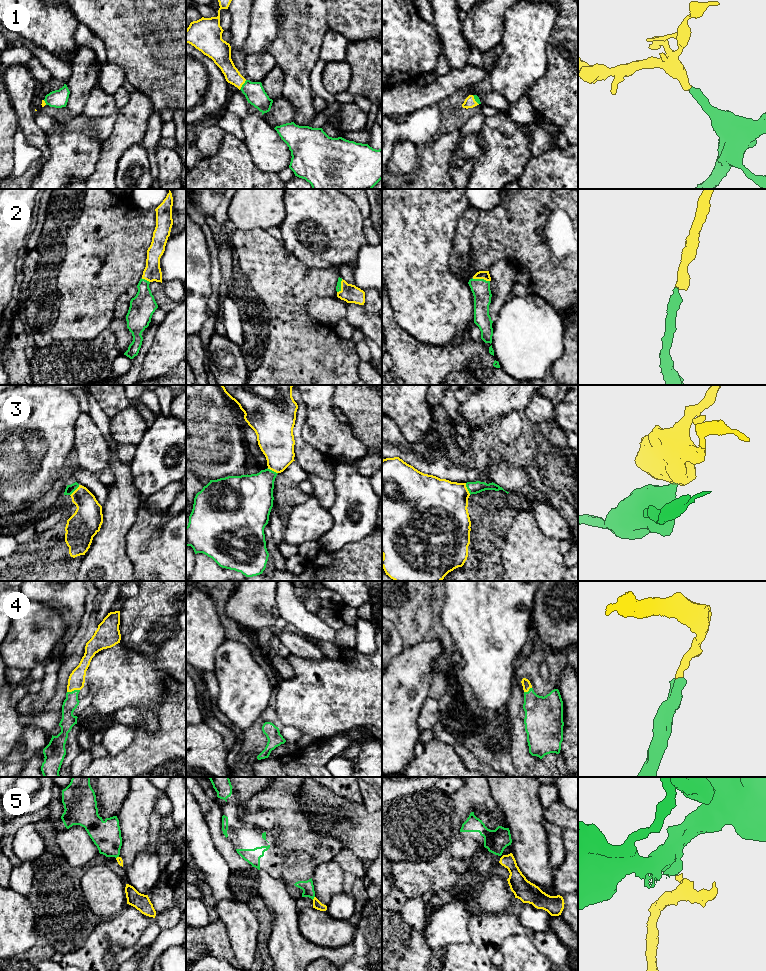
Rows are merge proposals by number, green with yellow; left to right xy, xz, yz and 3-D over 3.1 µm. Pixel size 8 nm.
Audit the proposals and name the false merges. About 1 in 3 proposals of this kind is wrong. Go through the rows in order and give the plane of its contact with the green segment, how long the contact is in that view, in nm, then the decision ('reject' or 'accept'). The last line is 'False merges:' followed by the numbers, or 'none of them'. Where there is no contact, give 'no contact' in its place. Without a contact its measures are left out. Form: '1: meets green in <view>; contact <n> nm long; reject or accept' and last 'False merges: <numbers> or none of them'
1: meets green in xz; contact 100 nm long; accept
2: meets green in yz; contact 150 nm long; accept
3: meets green in yz; contact 100 nm long; accept
4: meets green in xy; contact 110 nm long; accept
5: meets green in xz; contact 40 nm long; reject
False merges: 5

